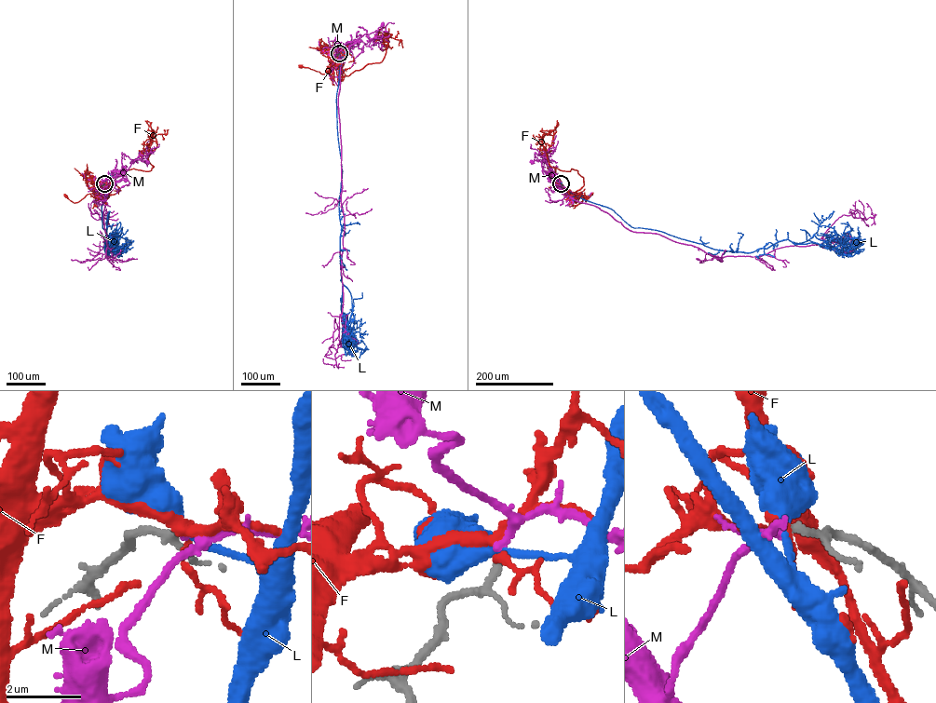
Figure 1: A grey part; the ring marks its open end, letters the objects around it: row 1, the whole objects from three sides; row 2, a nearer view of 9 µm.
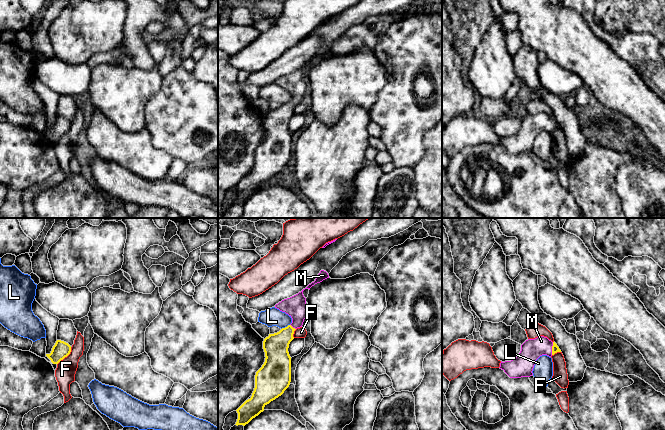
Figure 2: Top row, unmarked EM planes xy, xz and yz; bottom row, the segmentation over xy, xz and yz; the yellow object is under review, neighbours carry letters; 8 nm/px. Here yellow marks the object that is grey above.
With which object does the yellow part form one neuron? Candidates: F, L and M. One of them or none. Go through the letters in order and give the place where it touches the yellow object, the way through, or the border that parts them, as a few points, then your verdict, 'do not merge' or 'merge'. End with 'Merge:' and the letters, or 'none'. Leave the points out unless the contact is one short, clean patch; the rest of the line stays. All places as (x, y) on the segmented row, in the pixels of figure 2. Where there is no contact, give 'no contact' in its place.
F: xy (66, 356) | along xy (71, 347), (71, 351), (57, 364) | do not merge
L: xz (285, 327) | along xz (289, 324), (281, 329) | do not merge
M: yz (552, 348) | across yz (555, 348), (552, 348), (531, 349) | merge
Merge: M

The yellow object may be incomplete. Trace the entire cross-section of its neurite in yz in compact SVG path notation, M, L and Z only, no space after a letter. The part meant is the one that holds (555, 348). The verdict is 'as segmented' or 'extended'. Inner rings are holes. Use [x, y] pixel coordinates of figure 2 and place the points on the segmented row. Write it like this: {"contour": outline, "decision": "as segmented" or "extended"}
{"contour": "M540 336L535 339L528 339L521 345L519 355L511 360L500 363L502 369L510 378L530 377L536 360L547 355L551 357L557 352L561 352L555 342L547 337Z", "decision": "extended"}

